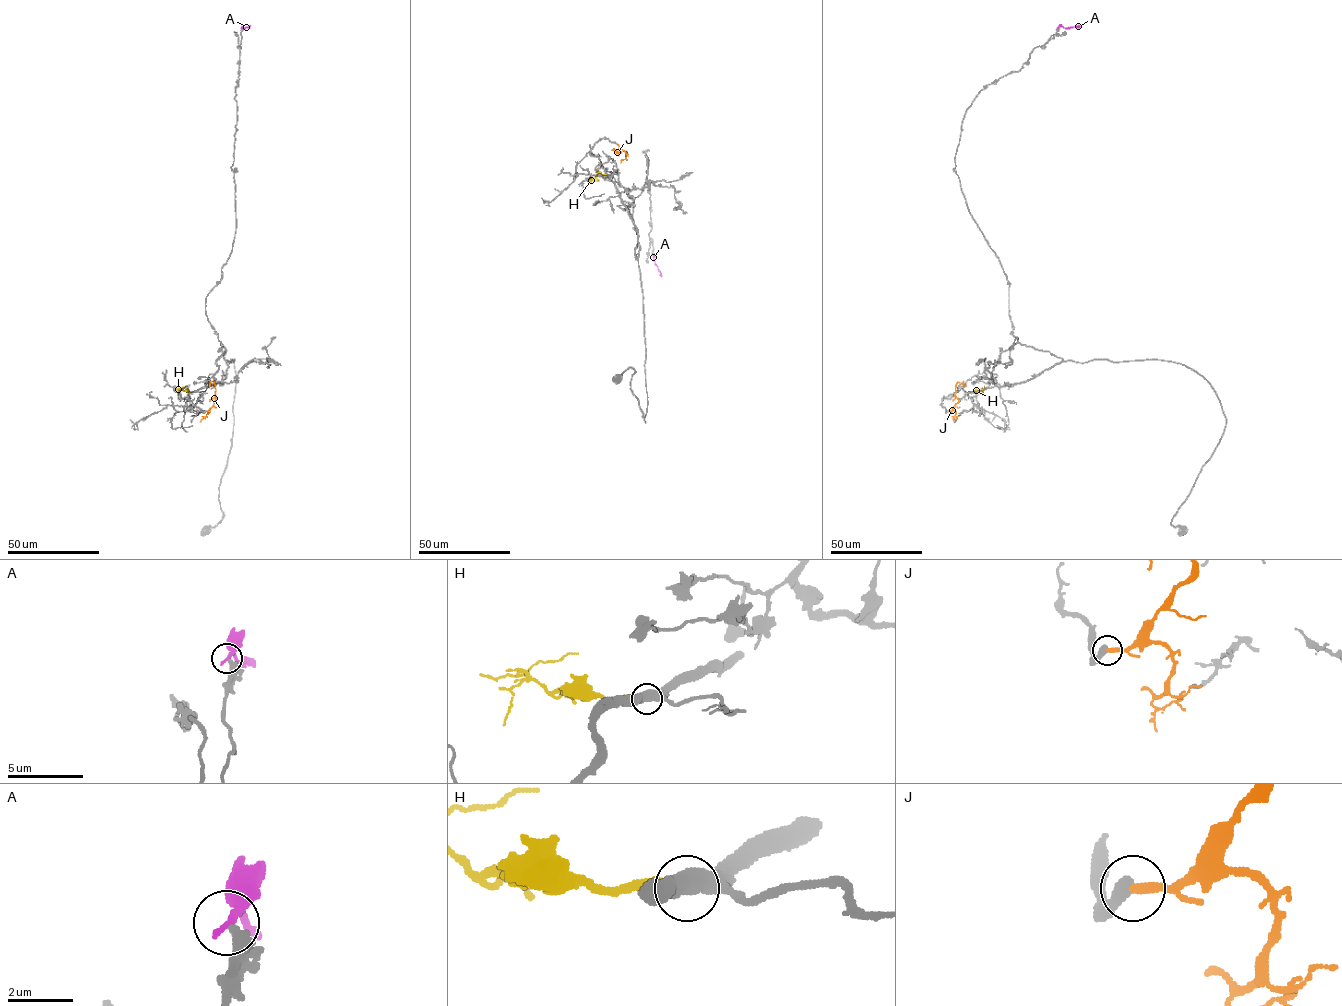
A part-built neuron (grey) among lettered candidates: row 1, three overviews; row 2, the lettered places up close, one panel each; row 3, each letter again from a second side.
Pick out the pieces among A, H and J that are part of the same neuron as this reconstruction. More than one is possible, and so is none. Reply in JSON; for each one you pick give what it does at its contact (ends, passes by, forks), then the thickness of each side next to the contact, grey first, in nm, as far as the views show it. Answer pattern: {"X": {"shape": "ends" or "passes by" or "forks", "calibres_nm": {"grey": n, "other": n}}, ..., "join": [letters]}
{"J": {"shape": "ends", "calibres_nm": {"grey": 440, "other": 280}}, "join": ["J"]}

